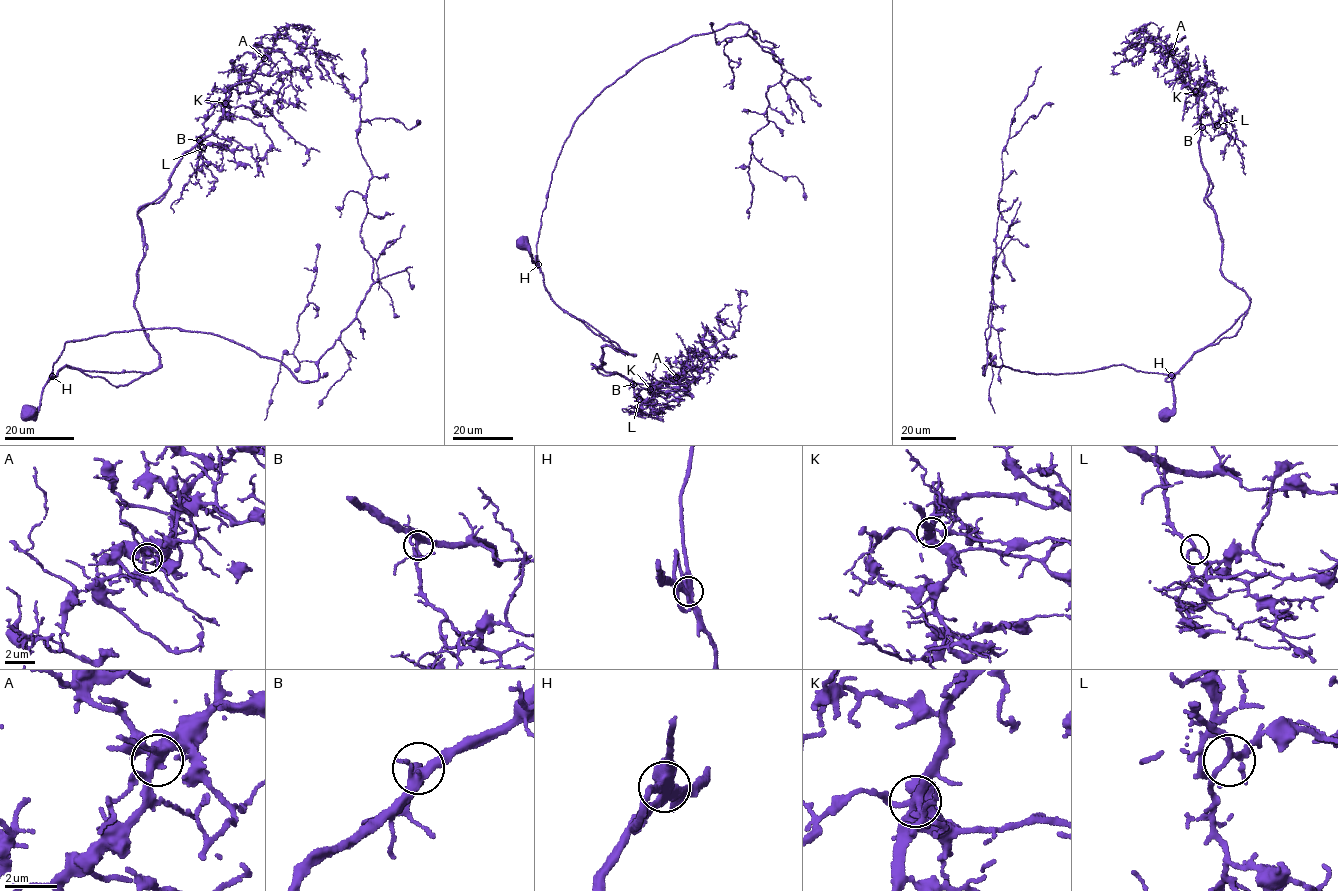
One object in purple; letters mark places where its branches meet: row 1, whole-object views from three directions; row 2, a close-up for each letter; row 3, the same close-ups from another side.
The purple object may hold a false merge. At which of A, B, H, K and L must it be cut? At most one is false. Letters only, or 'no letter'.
no letter

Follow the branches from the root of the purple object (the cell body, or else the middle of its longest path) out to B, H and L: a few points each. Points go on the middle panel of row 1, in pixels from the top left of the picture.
B: (522, 244), (556, 303), (633, 355), (603, 345), (600, 361), (603, 362), (592, 368), (616, 372), (633, 384)
H: (522, 244), (523, 248), (530, 252), (532, 263), (538, 264)
L: (522, 244), (556, 303), (633, 354), (603, 345), (603, 362), (592, 368), (632, 382), (639, 399)

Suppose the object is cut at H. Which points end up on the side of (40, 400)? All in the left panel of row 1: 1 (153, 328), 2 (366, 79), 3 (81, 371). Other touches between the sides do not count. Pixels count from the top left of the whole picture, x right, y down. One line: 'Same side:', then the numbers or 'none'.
Same side: 3

